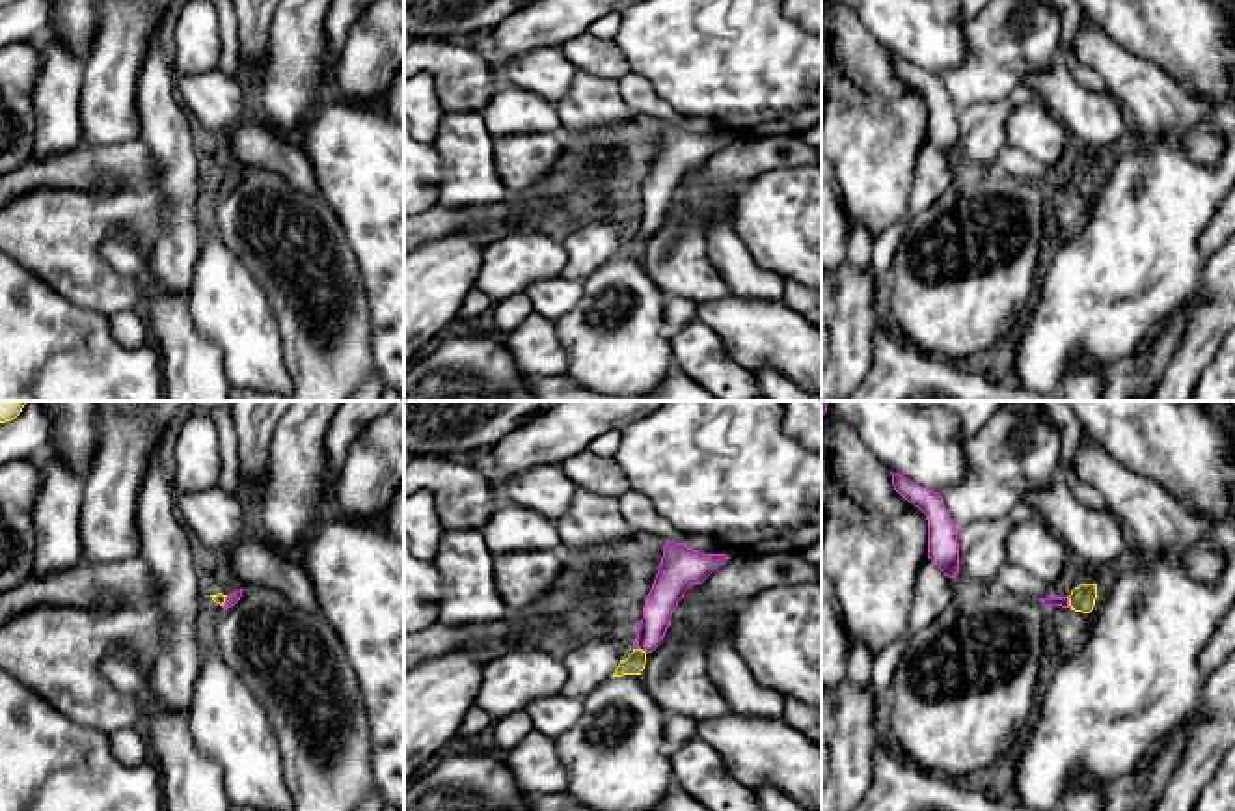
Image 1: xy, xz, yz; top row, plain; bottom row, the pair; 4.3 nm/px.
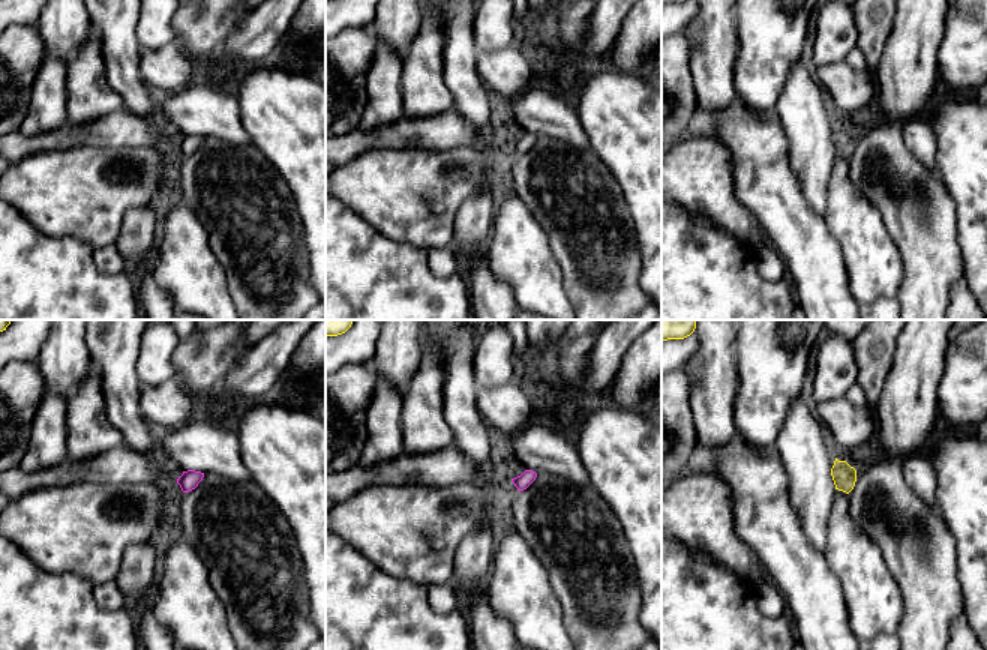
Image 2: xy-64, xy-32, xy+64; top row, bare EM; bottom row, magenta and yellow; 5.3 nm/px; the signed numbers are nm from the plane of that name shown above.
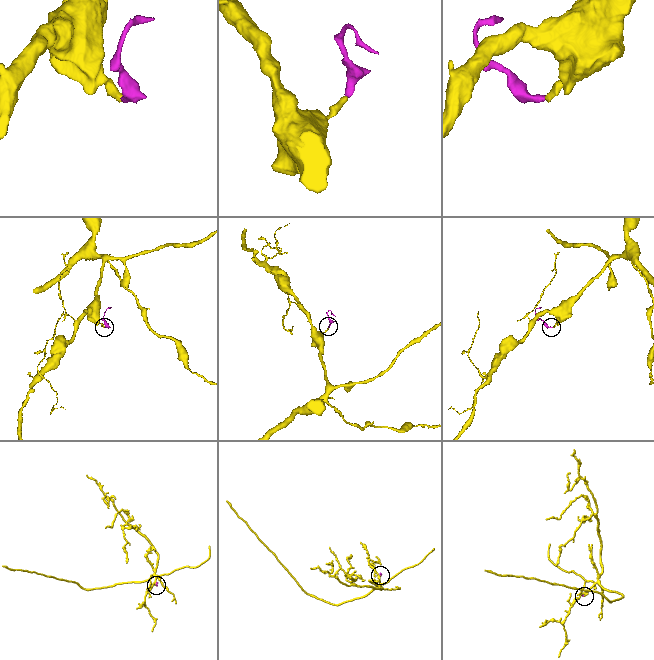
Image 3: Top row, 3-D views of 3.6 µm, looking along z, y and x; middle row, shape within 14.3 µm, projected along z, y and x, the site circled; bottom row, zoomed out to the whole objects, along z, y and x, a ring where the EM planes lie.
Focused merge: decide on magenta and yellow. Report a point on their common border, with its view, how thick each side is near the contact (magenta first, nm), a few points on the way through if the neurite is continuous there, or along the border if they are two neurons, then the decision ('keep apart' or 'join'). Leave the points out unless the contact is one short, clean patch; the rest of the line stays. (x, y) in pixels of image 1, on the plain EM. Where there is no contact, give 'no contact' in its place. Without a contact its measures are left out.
meets magenta in yz at (1068, 185); 60 nm thick on the magenta side, 110 nm on the other; runs through yz (1051, 183), (1068, 185), (1083, 181); join

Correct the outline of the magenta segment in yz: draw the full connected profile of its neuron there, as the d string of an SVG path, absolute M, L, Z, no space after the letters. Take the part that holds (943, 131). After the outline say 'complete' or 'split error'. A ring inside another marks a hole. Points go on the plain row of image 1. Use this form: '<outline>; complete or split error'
M890 54L894 73L918 89L928 103L928 142L931 142L948 160L959 155L959 112L948 97L939 75Z; complete

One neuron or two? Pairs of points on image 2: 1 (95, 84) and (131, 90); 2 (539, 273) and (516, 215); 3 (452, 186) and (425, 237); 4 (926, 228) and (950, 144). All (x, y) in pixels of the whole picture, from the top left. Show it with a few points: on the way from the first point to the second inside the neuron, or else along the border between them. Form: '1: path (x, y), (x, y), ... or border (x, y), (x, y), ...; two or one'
1: border (102, 53), (107, 83), (117, 93), (123, 107); two
2: path (524, 258), (518, 249), (516, 230); one
3: path (452, 198), (449, 213), (437, 225); one
4: border (936, 171), (954, 204), (954, 212); two

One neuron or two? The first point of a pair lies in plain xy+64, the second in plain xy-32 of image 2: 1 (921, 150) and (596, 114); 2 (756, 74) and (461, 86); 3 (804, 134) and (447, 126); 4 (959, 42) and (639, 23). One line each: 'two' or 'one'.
1: two
2: two
3: two
4: one

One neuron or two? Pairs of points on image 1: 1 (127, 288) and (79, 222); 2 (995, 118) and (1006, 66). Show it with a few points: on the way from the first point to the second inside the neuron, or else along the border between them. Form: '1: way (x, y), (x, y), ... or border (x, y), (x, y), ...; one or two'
1: way (108, 282), (79, 252), (79, 241); one
2: border (1006, 97), (978, 101), (960, 112); two

